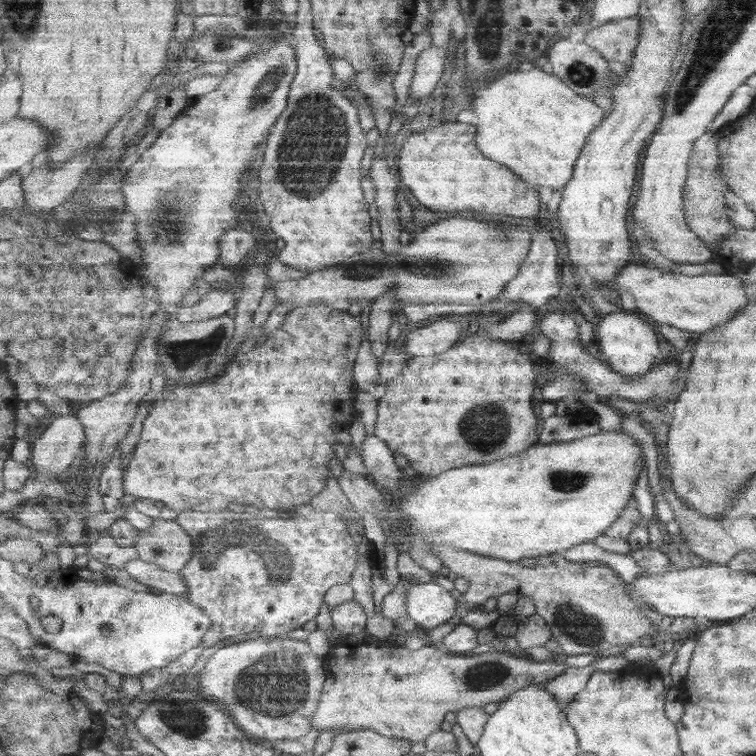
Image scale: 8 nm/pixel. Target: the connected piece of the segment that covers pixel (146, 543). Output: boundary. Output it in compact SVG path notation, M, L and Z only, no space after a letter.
M155 519L155 525L150 530L142 530L142 535L137 539L136 547L142 559L156 563L167 571L181 573L187 564L194 558L195 543L193 536L176 520Z

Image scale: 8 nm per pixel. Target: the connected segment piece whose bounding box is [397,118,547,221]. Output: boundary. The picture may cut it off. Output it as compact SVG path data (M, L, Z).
M462 118L412 135L402 148L400 158L397 159L398 174L402 184L408 185L412 192L415 192L415 195L420 198L420 202L424 202L424 206L428 206L436 212L474 210L474 212L482 212L482 214L508 214L508 216L516 216L525 221L541 220L544 215L540 211L540 206L547 199L547 192L524 181L524 178L512 171L510 166L484 156L476 144L478 136L479 129L476 128L476 125L465 123Z

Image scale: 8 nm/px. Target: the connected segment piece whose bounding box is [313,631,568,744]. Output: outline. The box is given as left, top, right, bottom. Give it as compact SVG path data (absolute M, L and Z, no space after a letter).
M367 631L344 636L326 663L329 677L313 720L320 733L370 729L425 744L428 737L443 729L448 712L502 703L527 686L558 678L568 668L558 660L534 662L524 654L508 651L469 656L440 652L430 644L412 651L391 638L380 640Z

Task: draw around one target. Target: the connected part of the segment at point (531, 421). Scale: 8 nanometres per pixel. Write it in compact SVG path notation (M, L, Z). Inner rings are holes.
M468 334L456 346L452 346L448 352L442 354L413 358L404 372L388 382L388 394L380 399L379 421L375 434L388 443L394 451L404 455L410 462L410 466L420 473L430 477L440 476L443 472L463 466L484 465L497 460L507 459L511 456L526 452L534 447L541 435L541 420L538 420L534 412L534 396L538 388L538 366L535 357L530 358L530 353L518 354L519 349L514 347L511 341L492 338L489 334Z

